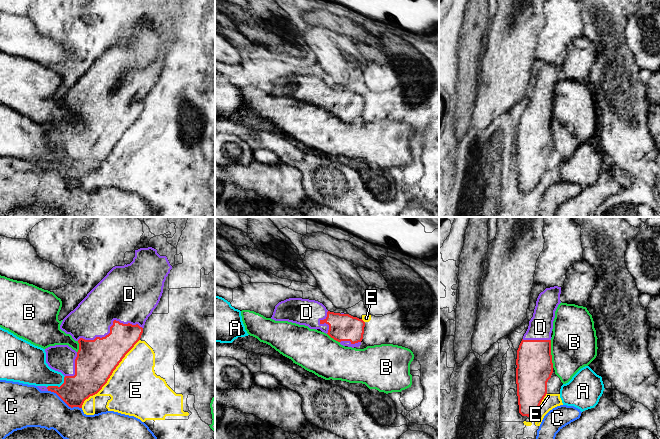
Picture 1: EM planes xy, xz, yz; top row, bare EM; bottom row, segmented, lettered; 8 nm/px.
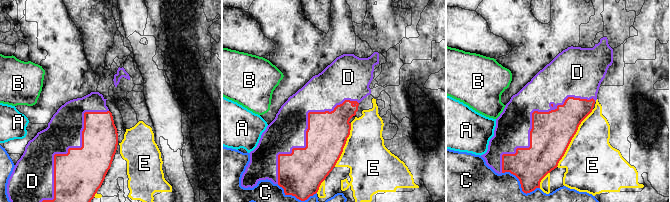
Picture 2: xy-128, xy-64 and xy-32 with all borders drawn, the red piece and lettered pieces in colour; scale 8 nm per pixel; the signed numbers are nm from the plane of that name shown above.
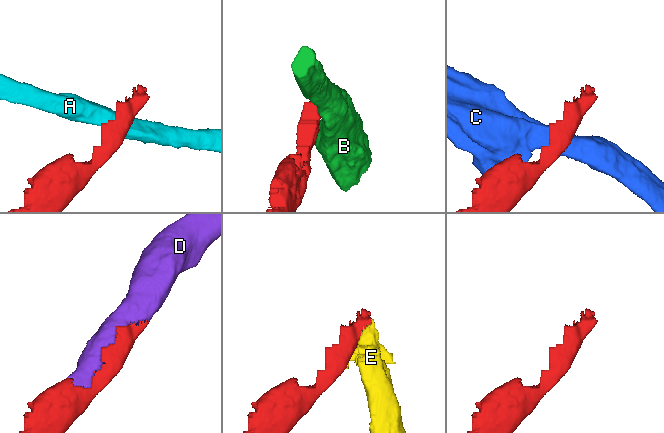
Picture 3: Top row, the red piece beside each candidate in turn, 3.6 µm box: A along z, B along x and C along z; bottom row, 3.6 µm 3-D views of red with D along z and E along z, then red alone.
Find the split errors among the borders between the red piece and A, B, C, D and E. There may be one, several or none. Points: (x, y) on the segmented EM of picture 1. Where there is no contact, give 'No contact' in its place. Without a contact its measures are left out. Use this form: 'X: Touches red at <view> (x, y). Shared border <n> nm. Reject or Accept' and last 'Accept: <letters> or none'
A: Touches red at xy (57, 386). Shared border 180 nm. Reject
B: Touches red at yz (550, 354). Shared border 220 nm. Reject
C: Touches red at xy (65, 402). Shared border 300 nm. Reject
D: Touches red at xy (110, 328). Shared border 550 nm. Accept
E: Touches red at xy (111, 374). Shared border 700 nm. Reject
Accept: D

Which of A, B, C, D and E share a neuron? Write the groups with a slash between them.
A / B / C / D / E

